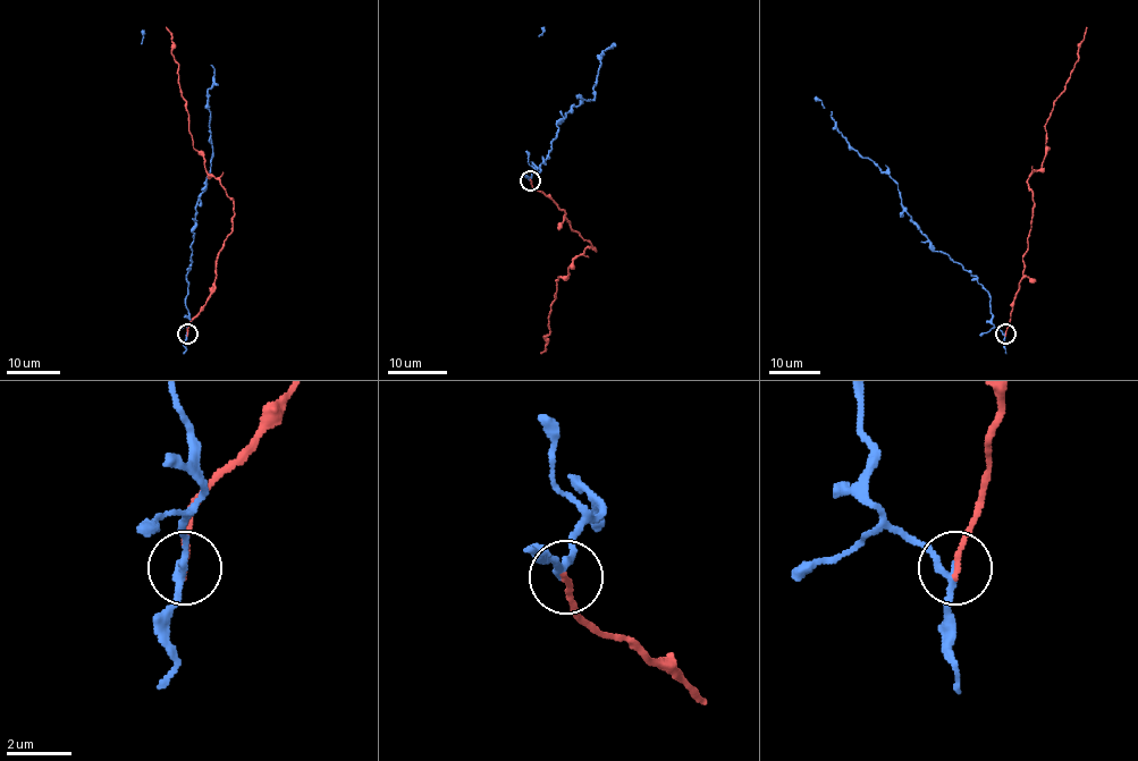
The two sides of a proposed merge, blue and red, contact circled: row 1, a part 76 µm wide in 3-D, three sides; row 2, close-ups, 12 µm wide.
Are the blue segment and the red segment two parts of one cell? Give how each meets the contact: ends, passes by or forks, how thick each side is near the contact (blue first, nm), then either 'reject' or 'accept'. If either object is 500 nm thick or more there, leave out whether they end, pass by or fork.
blue passes by; red ends there; 190 nm thick on the blue side, 170 nm on the other; reject

